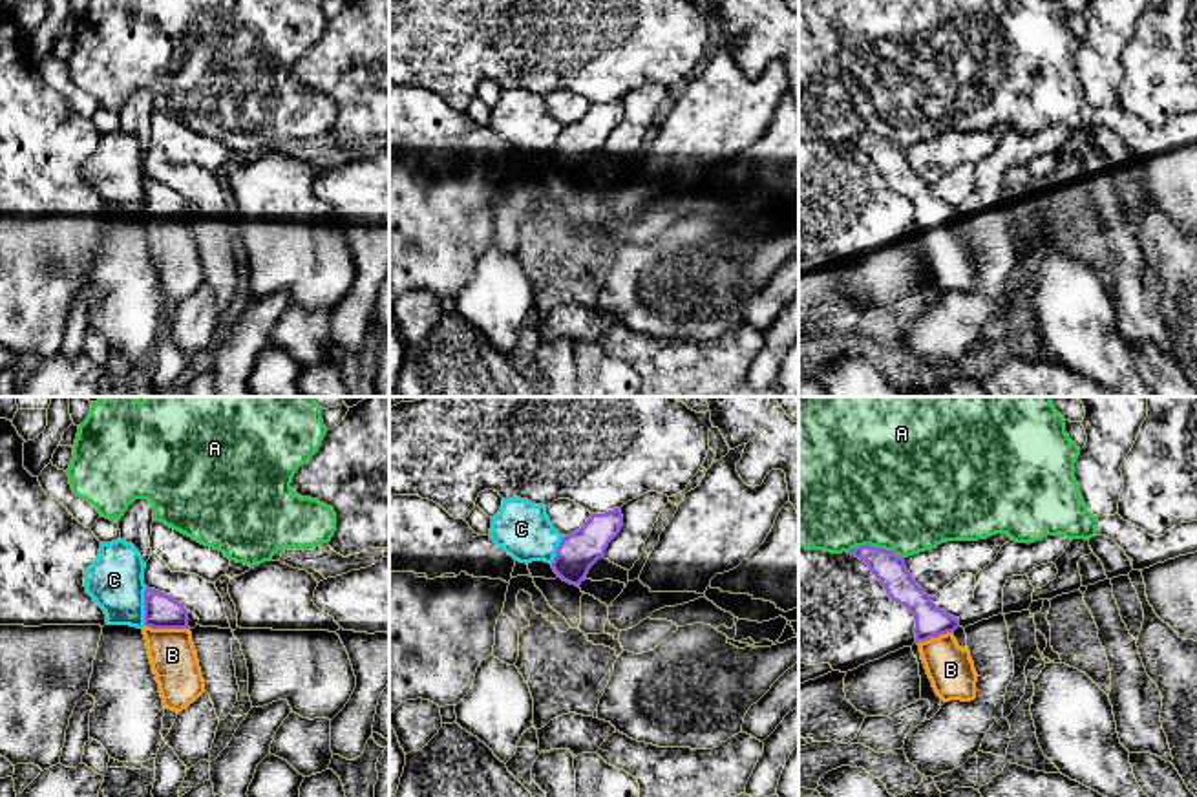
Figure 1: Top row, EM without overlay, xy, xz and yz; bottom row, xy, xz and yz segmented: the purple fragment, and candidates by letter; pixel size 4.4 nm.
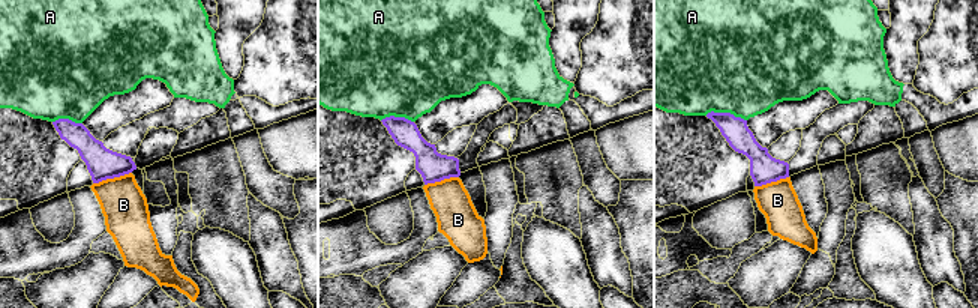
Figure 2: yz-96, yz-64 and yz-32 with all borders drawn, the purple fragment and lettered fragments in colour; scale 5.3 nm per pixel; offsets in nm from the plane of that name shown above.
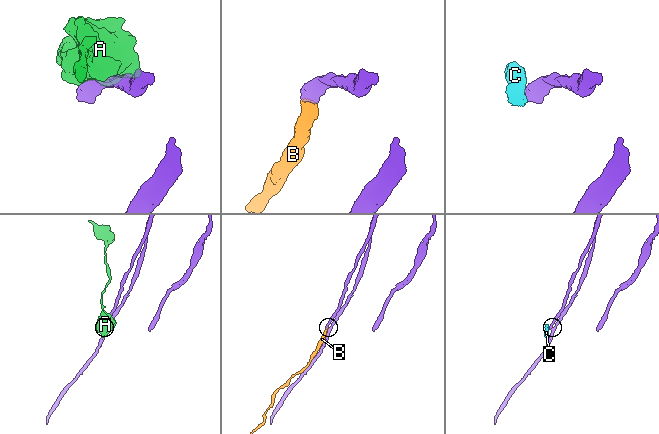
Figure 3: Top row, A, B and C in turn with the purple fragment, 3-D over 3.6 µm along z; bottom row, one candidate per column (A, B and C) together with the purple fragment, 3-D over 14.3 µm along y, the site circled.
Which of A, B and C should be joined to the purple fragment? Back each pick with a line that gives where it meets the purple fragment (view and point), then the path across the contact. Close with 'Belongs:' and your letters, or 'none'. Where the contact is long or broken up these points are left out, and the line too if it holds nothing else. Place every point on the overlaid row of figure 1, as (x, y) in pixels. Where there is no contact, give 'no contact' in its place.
B: xy (167, 627) | across xy (161, 611), (167, 627), (172, 655)
Belongs: B

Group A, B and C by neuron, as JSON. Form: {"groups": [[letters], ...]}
{"groups": [["A"], ["B"], ["C"]]}

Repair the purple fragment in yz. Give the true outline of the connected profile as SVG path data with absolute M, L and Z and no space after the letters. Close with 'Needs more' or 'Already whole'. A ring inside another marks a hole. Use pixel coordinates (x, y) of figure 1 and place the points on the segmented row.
M870 545L848 554L868 565L892 601L906 607L916 620L916 642L936 695L943 702L976 698L978 673L970 651L958 645L954 631L959 620L939 609L905 567L905 558Z. Needs more

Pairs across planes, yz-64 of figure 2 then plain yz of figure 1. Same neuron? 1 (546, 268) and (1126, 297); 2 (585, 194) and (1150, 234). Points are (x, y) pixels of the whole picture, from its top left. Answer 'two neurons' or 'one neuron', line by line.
1: two neurons
2: two neurons

